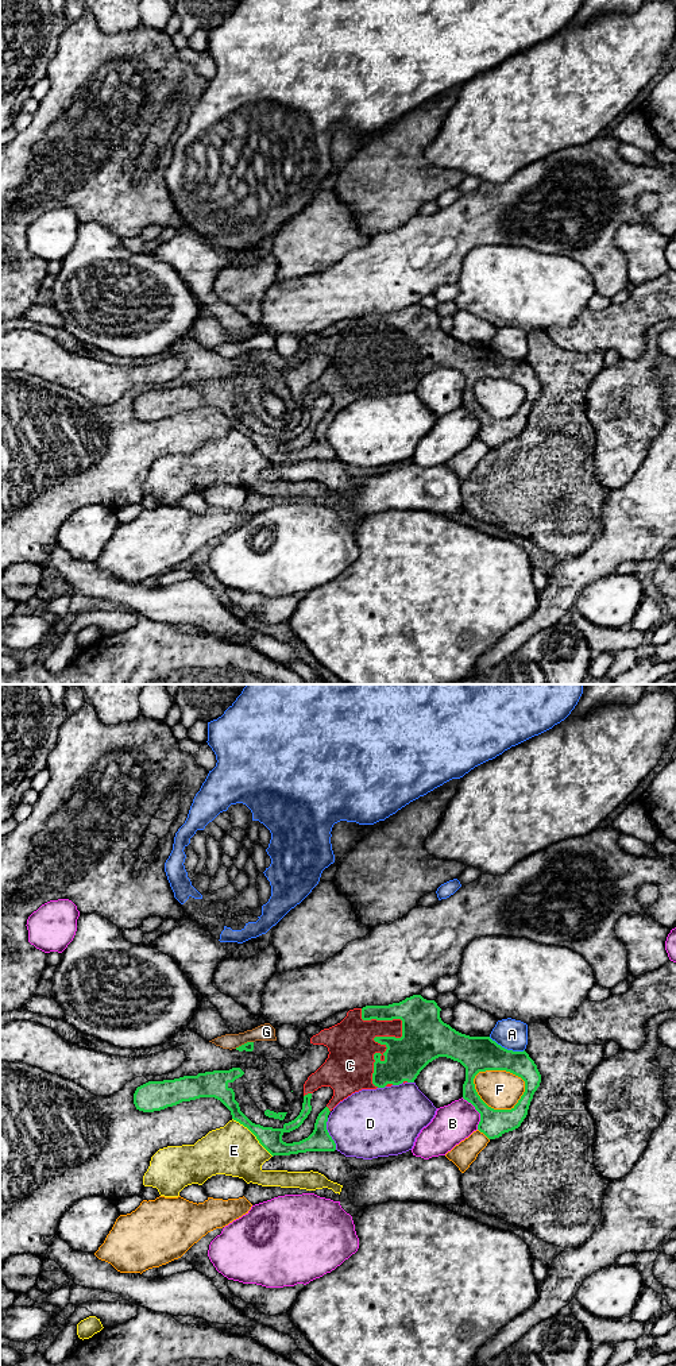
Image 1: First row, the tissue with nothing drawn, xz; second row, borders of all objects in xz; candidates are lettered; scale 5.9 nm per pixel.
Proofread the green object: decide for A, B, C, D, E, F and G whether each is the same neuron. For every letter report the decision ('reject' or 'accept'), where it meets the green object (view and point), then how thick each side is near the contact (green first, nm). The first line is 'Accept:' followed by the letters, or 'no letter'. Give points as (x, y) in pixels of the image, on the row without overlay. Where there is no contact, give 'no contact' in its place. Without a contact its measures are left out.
Accept: C
A: reject | xz (506, 358) | 220/180 nm
B: reject | xz (478, 420) | 160/240 nm
C: accept | xz (389, 346) | 280/280 nm
D: reject | xz (328, 443) | 130/400 nm
E: reject | xz (254, 443) | 130/300 nm
F: reject | xz (503, 378) | 220/240 nm
G: reject | xz (244, 352) | 60/100 nm

